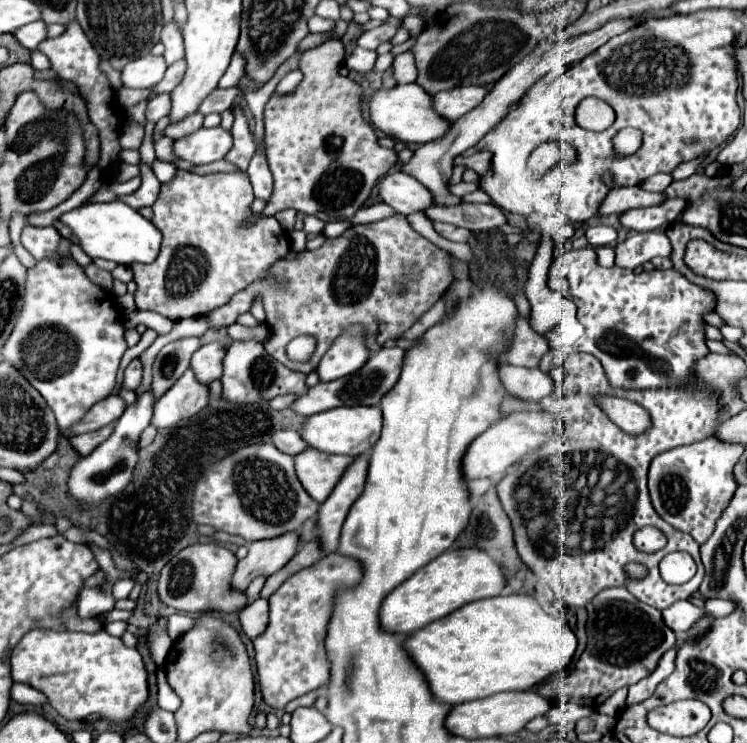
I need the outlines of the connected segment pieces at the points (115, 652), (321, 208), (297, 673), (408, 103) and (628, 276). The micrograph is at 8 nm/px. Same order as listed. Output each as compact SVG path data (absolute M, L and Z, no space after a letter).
M31 630L13 650L13 682L23 682L43 692L49 704L67 720L83 720L89 714L99 714L103 720L127 724L137 708L147 700L147 672L143 660L135 648L129 648L121 638L109 636L105 630L95 634L87 632L55 632L55 630Z
M341 40L303 52L299 58L303 82L293 94L273 94L267 102L265 144L275 186L259 216L293 208L323 222L347 220L363 206L377 180L397 164L395 150L381 148L373 126L363 118L363 88L339 74L343 60Z
M337 552L299 570L269 598L269 626L261 638L253 640L261 694L267 706L283 710L291 700L317 690L329 682L329 662L325 656L327 622L331 618L335 590L361 580L361 566Z
M403 84L403 86L393 86L389 90L377 90L371 96L369 110L371 110L373 126L403 144L433 142L435 138L441 138L443 134L447 134L451 126L451 122L447 122L443 116L439 116L433 110L433 96L427 94L417 84Z
M593 248L565 250L553 260L549 268L549 286L577 304L577 320L583 322L585 334L575 344L575 350L589 352L601 360L609 382L619 388L657 388L685 384L693 372L693 364L703 358L709 348L705 346L703 314L715 308L715 296L697 284L691 284L675 270L653 270L635 274L625 268L603 268L597 264Z

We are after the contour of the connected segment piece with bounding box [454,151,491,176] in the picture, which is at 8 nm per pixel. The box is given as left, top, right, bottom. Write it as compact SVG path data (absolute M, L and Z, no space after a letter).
M480 151L470 157L457 156L454 159L455 165L461 165L473 169L482 176L487 172L490 164L491 154L488 151Z

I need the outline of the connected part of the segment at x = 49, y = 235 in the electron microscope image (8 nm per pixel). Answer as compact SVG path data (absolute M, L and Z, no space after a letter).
M25 226L21 232L21 244L37 258L53 258L53 254L57 252L59 246L59 232L53 226L47 228L37 228L37 226Z

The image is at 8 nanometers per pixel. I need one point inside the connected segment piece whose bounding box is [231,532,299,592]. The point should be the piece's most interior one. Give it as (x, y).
(265, 557)

